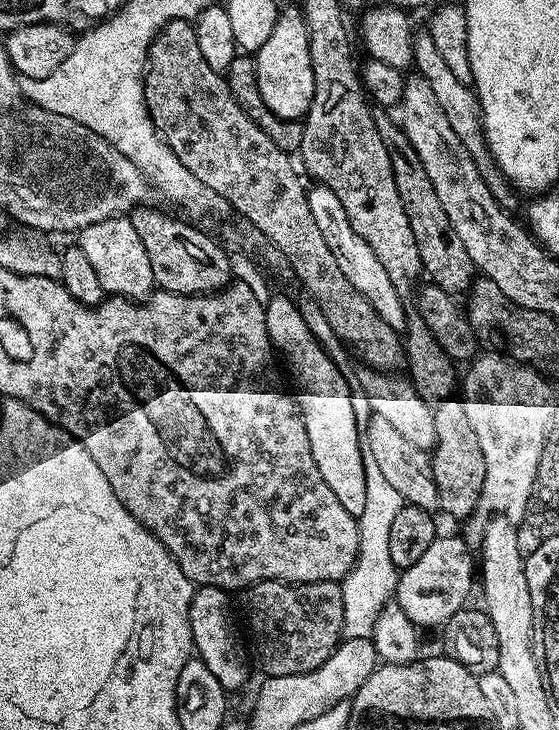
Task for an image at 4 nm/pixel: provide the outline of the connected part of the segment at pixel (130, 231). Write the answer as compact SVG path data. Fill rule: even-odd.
M117 214L111 220L94 222L80 229L78 245L86 254L87 261L94 266L105 293L127 296L129 300L140 302L153 291L154 281L150 258L146 258L146 246L142 246L142 238L138 238L138 230L134 230L127 215Z

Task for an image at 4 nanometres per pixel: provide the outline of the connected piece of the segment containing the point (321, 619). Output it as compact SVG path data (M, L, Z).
M259 580L243 589L239 596L239 611L241 608L248 619L248 632L256 647L256 656L269 677L302 675L315 670L330 658L342 640L344 607L337 581L286 584L283 580Z

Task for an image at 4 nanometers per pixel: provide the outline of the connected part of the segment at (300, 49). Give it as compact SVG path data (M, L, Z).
M281 7L270 30L270 38L259 41L257 48L260 49L254 52L254 59L262 102L266 102L278 118L303 121L314 98L314 70L310 66L310 42L303 11L299 7Z

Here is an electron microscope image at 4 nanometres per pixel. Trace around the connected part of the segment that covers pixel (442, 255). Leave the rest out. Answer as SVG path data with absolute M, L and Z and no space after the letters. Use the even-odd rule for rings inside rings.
M377 111L375 117L378 134L390 154L394 186L402 198L410 230L414 230L414 242L418 242L423 275L451 296L459 297L471 287L477 275L476 265L472 263L470 254L466 254L466 245L462 243L462 238L458 238L454 226L450 226L450 218L446 218L446 210L442 210L442 202L438 202L438 194L434 194L434 186L430 178L426 178L426 170L422 170L422 162L404 131L388 117L387 111Z

